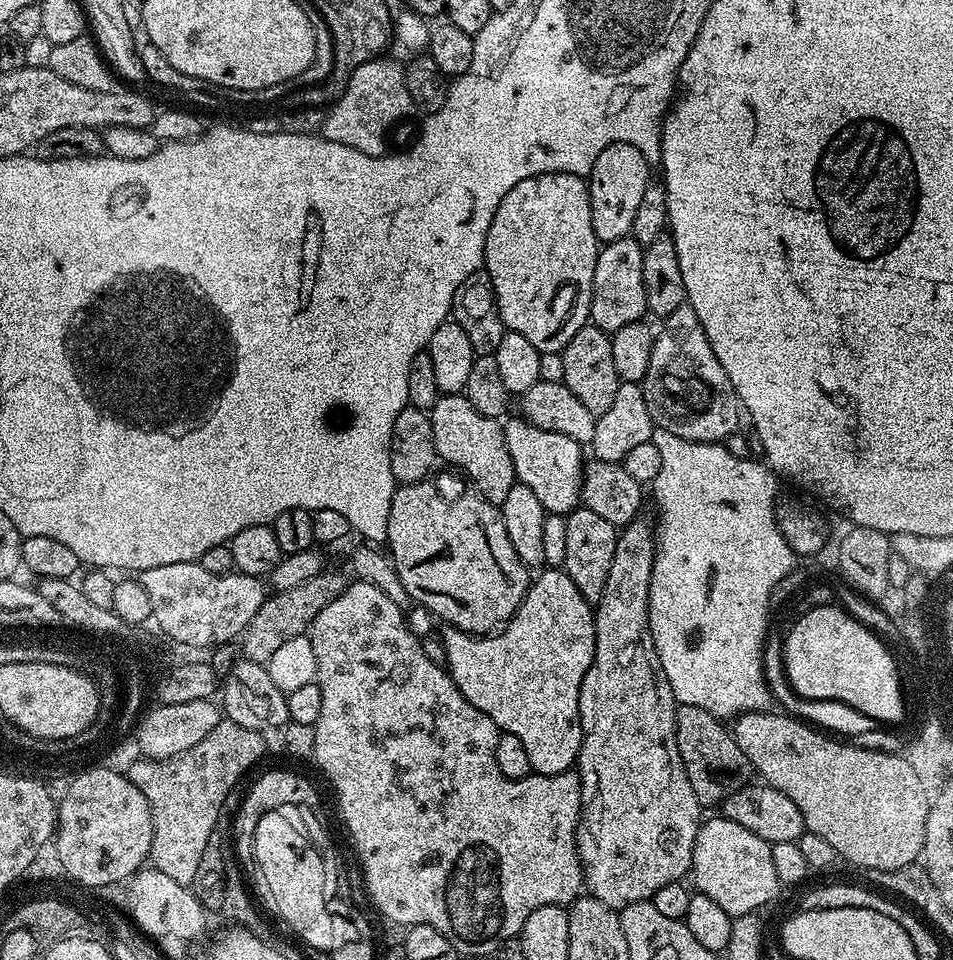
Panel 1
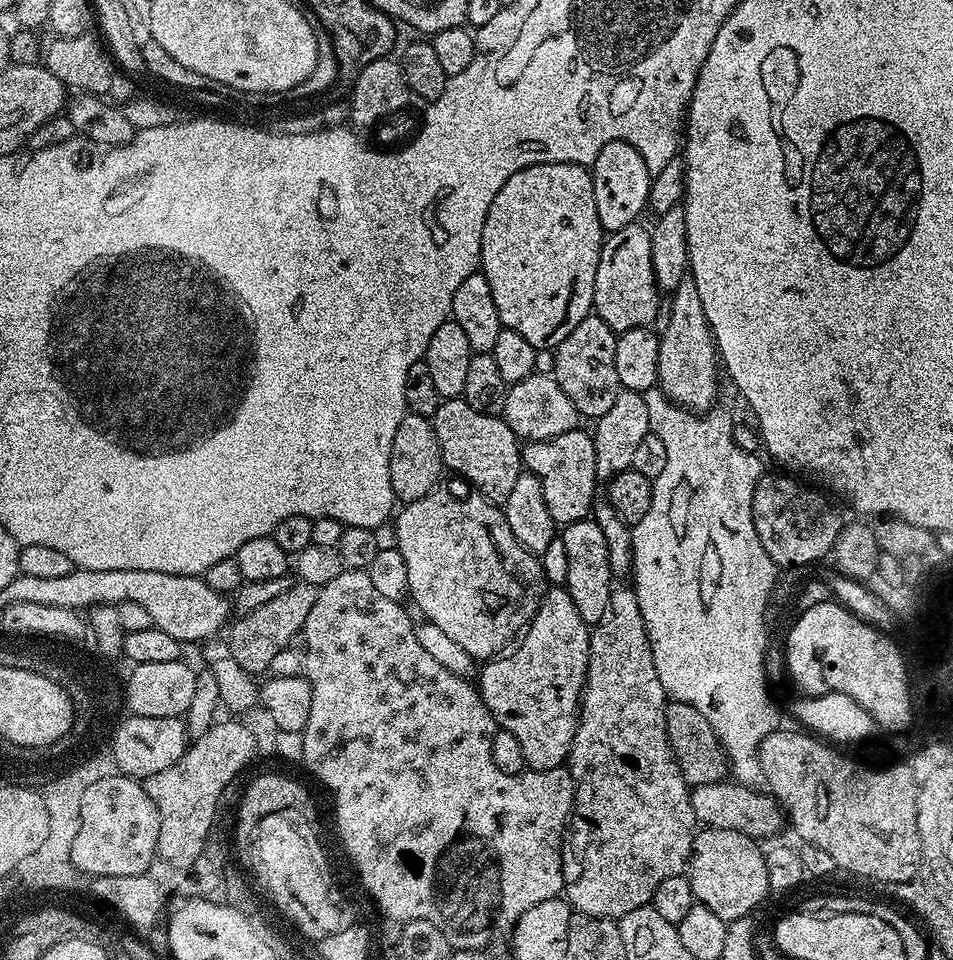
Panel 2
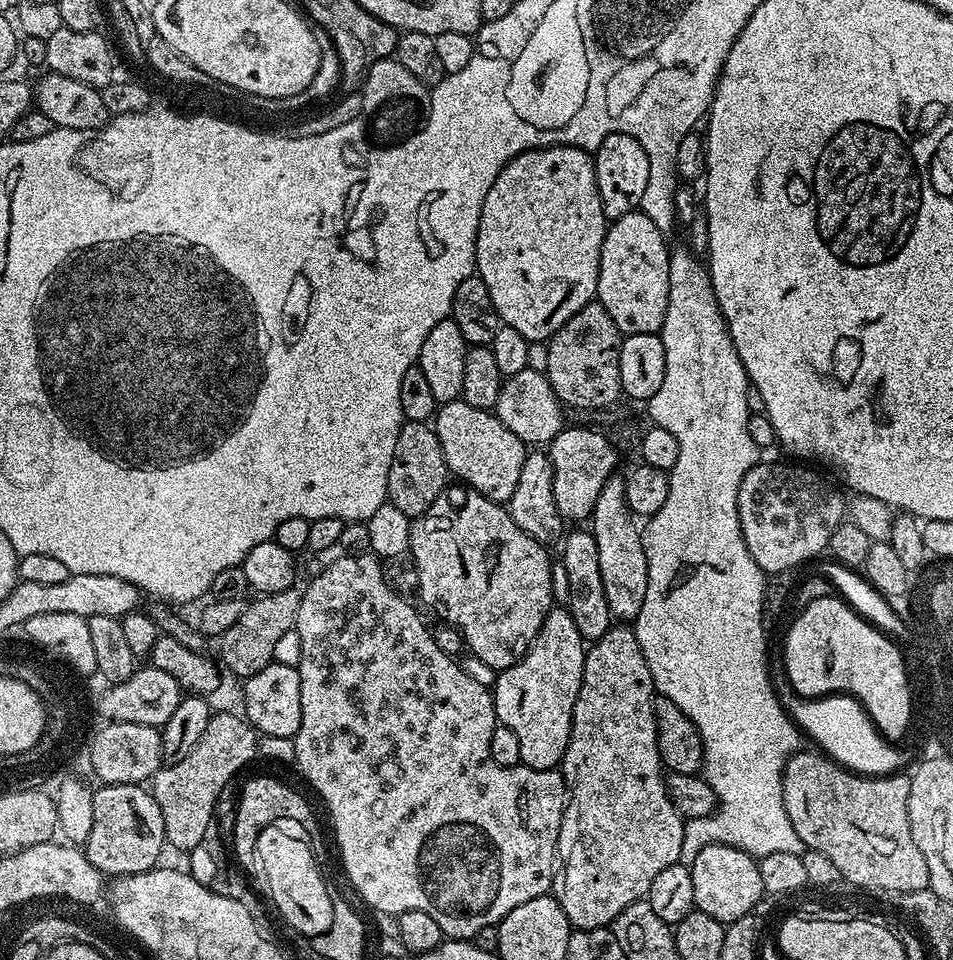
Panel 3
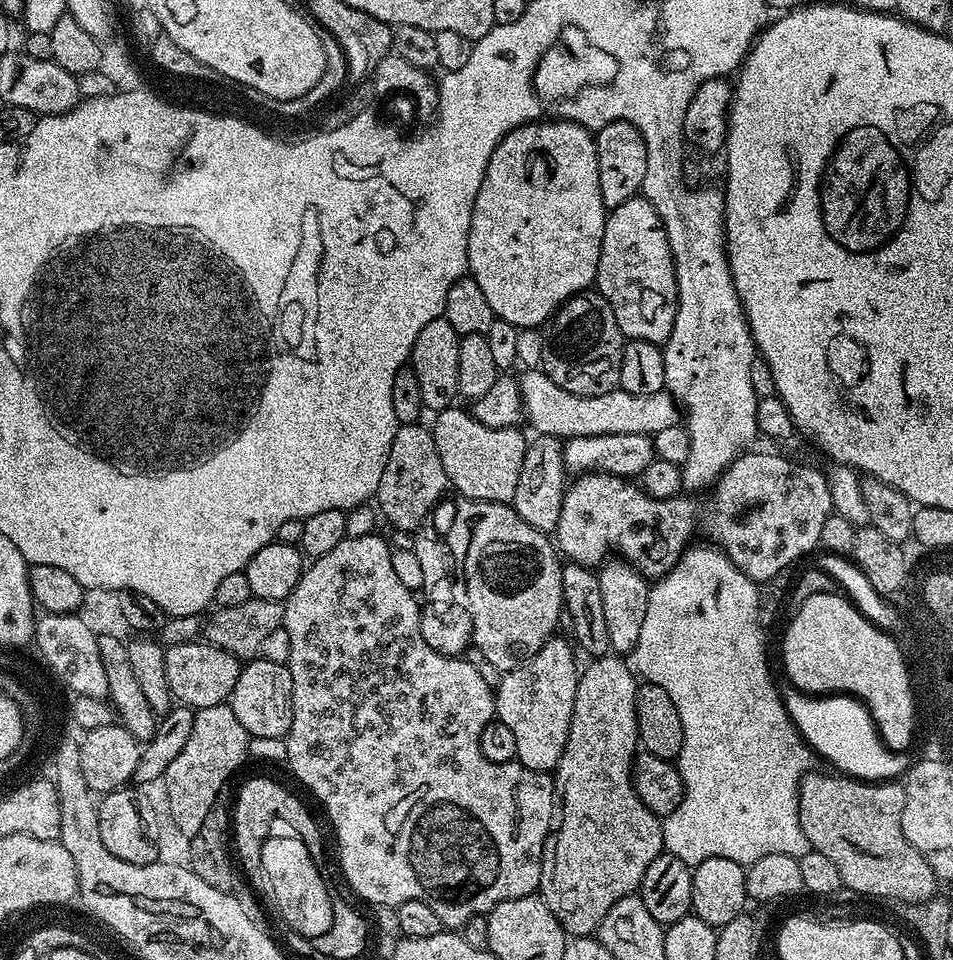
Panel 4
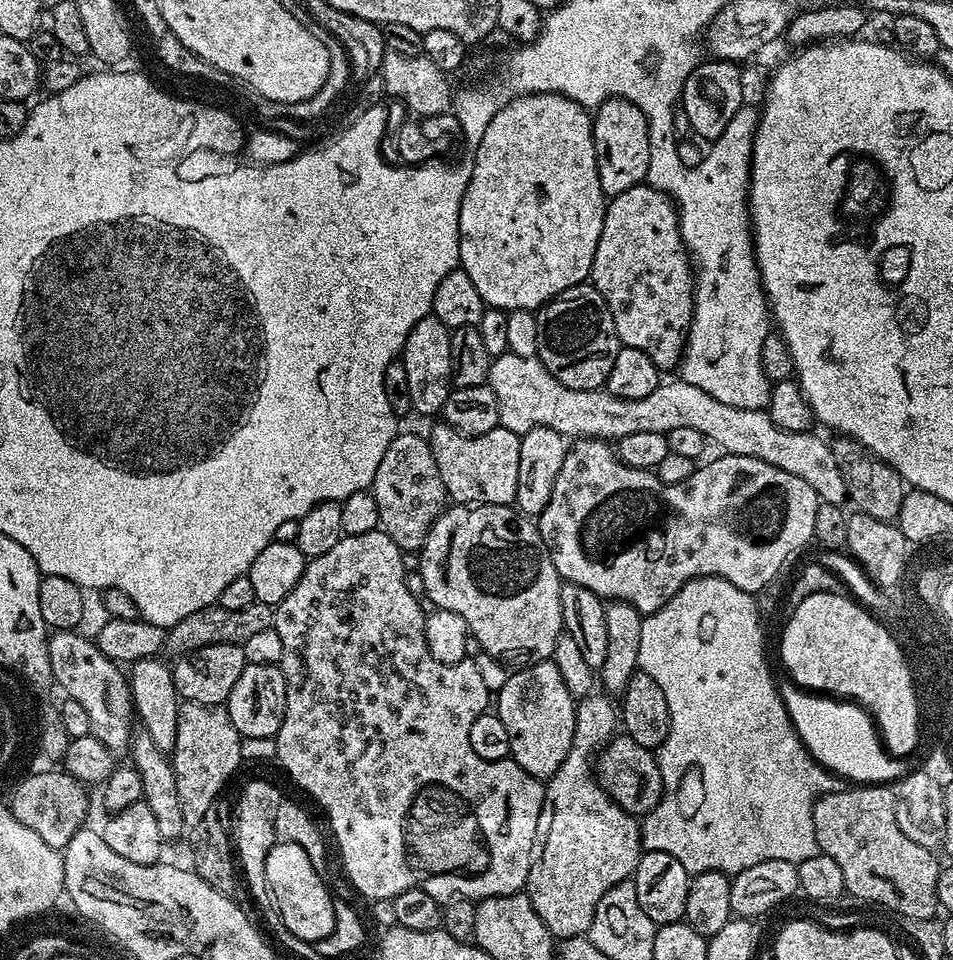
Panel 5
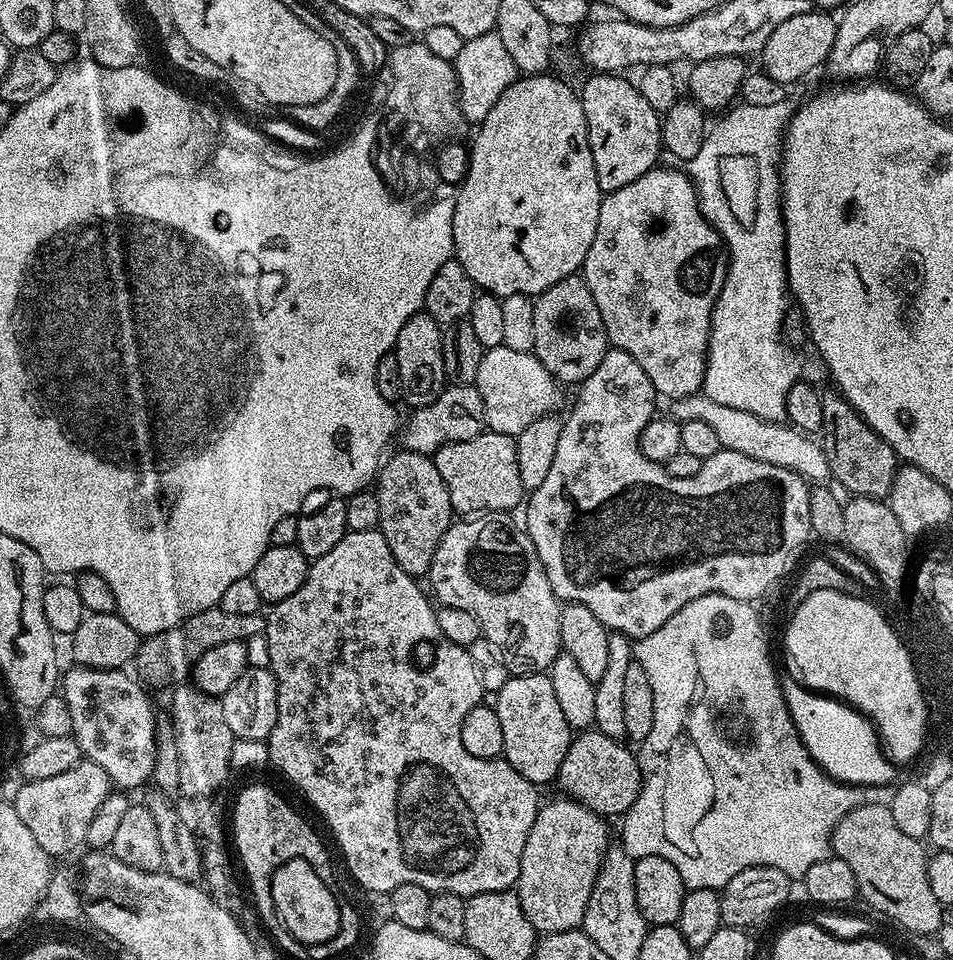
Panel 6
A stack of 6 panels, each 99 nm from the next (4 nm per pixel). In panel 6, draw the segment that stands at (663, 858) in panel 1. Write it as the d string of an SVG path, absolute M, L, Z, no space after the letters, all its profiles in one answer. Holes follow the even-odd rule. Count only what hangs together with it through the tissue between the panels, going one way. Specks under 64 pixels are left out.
M559 799L549 804L547 801L537 812L534 826L530 826L530 838L526 838L526 846L522 849L522 866L514 885L518 902L522 902L522 914L530 918L530 926L534 926L540 934L577 930L583 925L586 906L606 851L604 839L608 836L608 828L604 825L607 824L605 817L591 812L577 800Z

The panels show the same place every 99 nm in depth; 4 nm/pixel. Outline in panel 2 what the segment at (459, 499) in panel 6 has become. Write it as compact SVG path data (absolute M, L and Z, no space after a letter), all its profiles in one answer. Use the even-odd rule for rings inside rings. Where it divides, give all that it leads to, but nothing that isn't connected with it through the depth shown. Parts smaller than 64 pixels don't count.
M462 398L441 399L438 410L430 419L445 469L469 480L476 487L473 489L484 499L503 506L522 471L522 444L514 430L510 430L503 418L482 414Z

